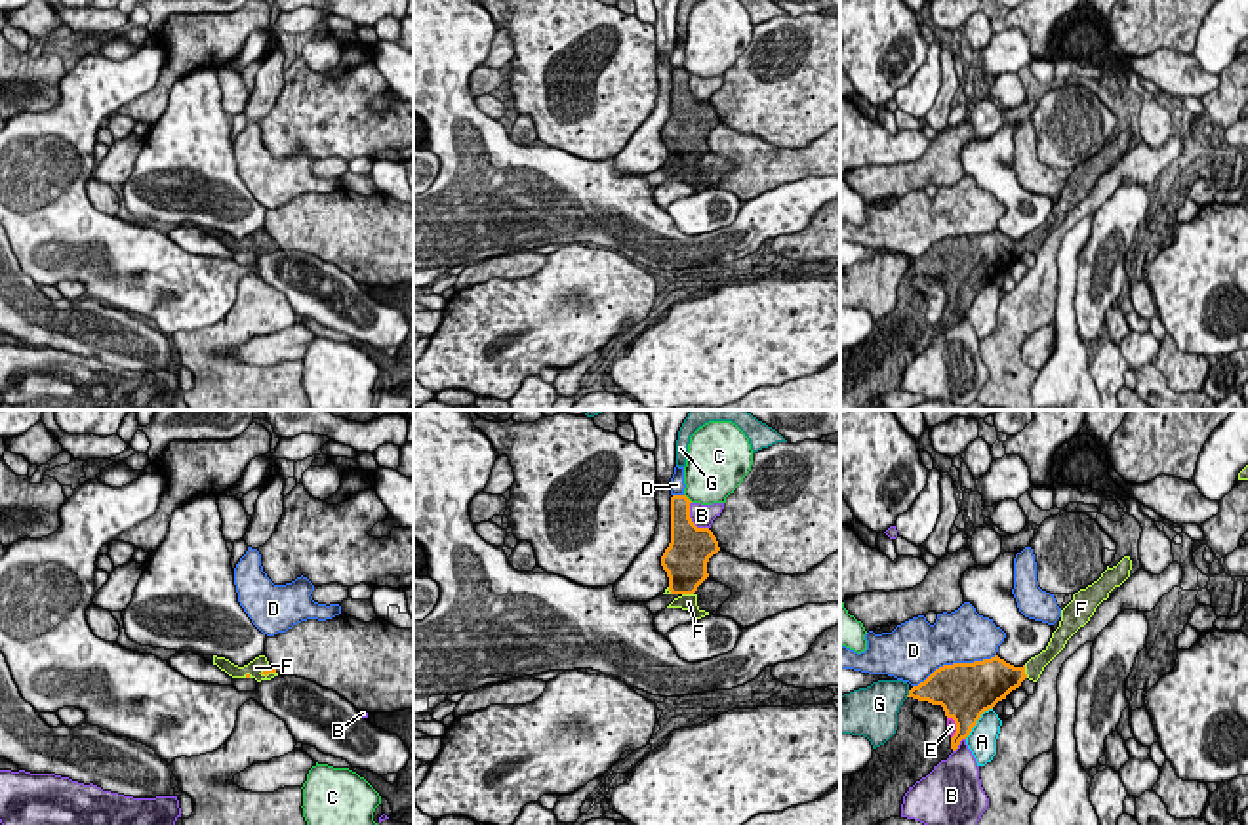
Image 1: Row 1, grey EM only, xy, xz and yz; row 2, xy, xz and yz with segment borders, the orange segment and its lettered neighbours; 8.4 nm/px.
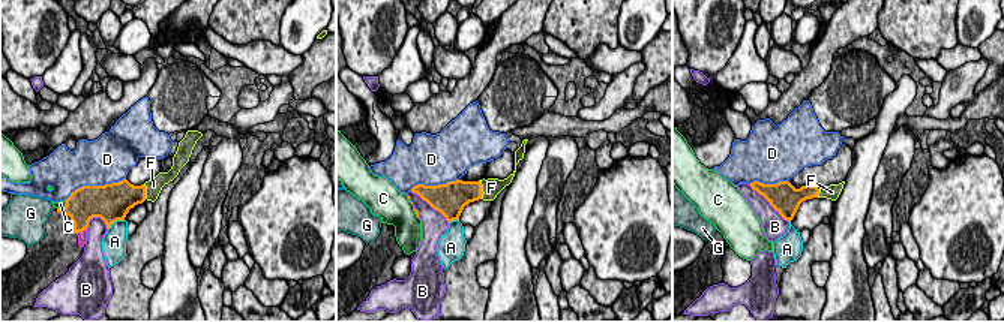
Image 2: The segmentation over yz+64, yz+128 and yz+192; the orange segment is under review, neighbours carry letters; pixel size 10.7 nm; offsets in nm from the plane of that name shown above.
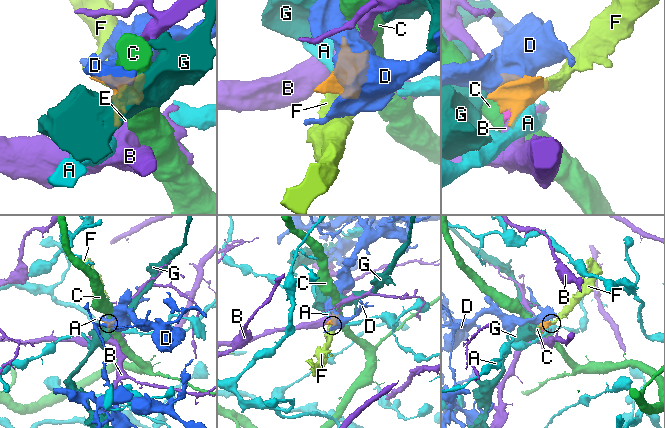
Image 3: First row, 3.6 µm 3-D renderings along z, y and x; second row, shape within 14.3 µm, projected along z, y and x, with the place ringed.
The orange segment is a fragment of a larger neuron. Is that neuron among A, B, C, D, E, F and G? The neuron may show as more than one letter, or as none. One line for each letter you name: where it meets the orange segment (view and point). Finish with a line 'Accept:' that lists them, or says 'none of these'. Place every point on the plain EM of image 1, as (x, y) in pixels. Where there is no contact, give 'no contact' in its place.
E: meets orange in yz at (957, 300)
F: meets orange in yz at (1024, 244)
Accept: E, F

